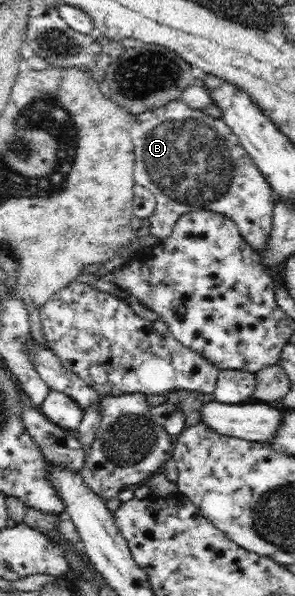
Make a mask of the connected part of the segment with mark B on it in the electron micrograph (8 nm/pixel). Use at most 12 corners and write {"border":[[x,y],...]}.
{"border":[[177,99],[133,114],[134,182],[165,240],[231,219],[264,253],[275,198],[222,118]]}

